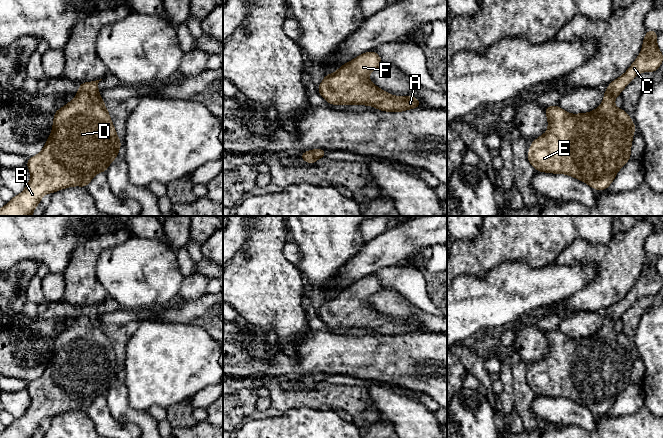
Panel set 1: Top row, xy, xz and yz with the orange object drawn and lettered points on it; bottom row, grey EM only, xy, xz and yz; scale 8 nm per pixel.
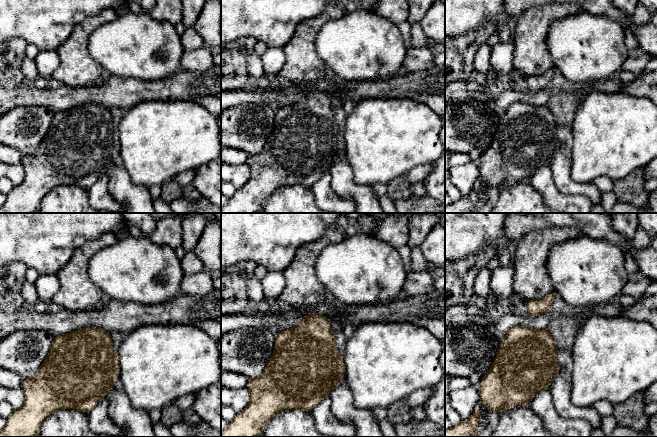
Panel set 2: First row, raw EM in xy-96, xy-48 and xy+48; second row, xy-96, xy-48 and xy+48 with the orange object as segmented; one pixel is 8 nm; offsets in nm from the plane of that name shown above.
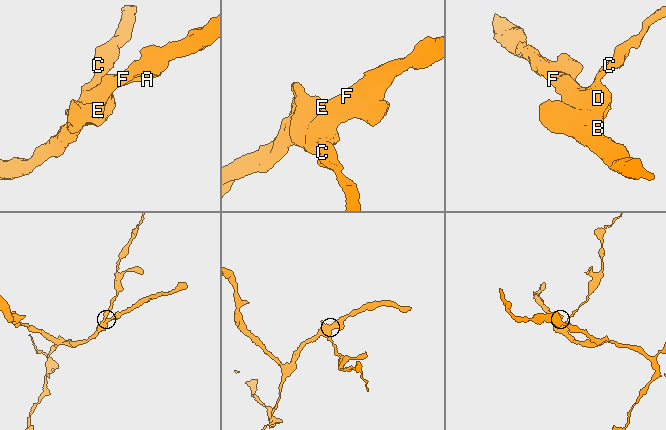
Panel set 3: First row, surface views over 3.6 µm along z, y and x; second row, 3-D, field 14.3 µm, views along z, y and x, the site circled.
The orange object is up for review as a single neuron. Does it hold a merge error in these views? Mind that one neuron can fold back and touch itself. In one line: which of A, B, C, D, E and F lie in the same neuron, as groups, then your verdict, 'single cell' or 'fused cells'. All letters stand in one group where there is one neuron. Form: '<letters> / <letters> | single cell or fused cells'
A B C D E F | single cell

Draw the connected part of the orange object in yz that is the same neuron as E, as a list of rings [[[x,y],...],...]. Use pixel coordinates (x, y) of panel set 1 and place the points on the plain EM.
[[[647,254],[640,278],[622,300],[609,308],[598,332],[580,338],[569,338],[560,330],[544,332],[548,355],[529,370],[528,386],[538,396],[566,398],[595,414],[606,414],[617,396],[631,383],[631,369],[636,354],[631,341],[622,332],[616,332],[614,324],[637,298],[647,295],[654,297],[662,287],[663,277],[657,271],[657,255]]]

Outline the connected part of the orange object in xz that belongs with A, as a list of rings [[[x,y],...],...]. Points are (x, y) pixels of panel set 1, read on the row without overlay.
[[[365,276],[341,289],[333,298],[326,298],[318,310],[318,316],[331,329],[368,329],[386,336],[419,332],[418,322],[392,320],[368,303],[368,299],[382,288],[379,278]]]

